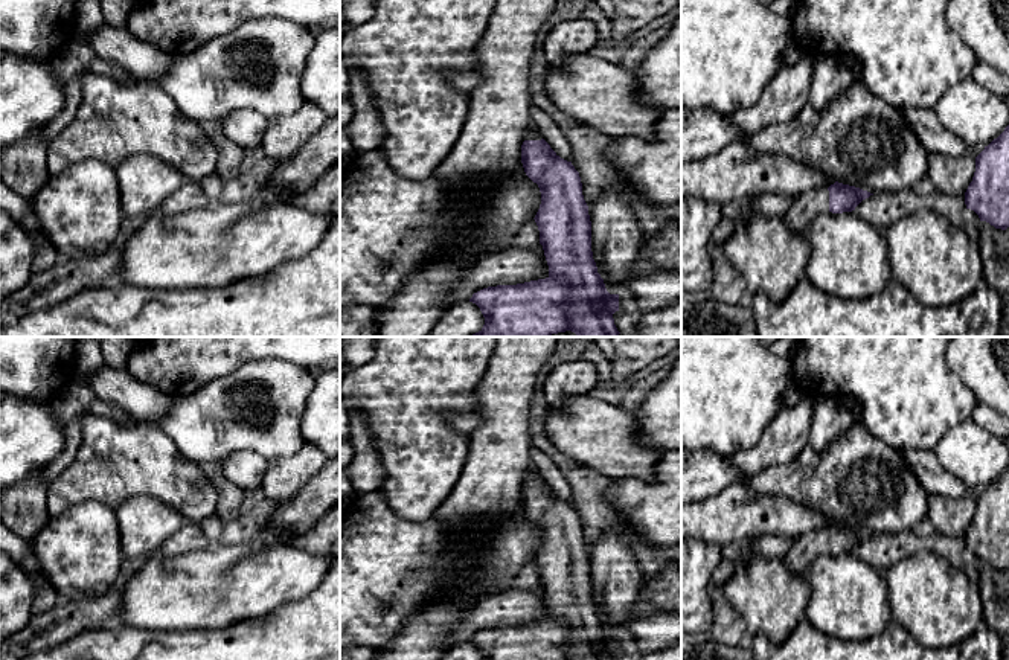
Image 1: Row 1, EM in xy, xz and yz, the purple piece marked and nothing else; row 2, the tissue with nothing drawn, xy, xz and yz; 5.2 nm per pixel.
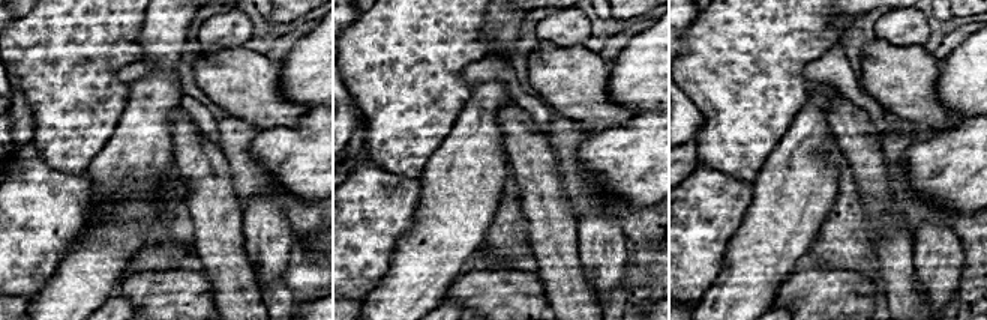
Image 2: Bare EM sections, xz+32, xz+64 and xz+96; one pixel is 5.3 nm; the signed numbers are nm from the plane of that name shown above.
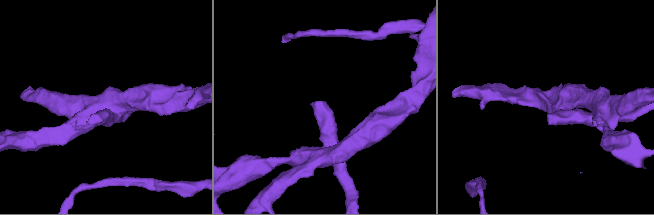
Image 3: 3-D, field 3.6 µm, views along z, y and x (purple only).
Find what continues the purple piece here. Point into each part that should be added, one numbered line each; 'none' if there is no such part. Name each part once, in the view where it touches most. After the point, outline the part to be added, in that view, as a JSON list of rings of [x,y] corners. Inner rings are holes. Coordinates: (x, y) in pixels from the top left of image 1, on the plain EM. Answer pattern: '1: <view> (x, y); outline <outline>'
1: yz (807, 547); outline [[[828,529],[809,530],[794,540],[793,546],[783,556],[786,569],[799,576],[806,576],[812,562],[820,555],[829,553]]]

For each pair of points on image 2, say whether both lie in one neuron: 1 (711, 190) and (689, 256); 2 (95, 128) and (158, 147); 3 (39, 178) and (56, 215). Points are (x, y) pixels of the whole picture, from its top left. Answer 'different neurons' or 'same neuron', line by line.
1: same neuron
2: different neurons
3: same neuron

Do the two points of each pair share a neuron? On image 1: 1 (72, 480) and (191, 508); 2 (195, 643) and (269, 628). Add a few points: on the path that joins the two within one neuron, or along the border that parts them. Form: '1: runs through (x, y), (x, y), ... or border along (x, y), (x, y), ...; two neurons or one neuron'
1: runs through (101, 480), (162, 480); one neuron
2: runs through (214, 643), (250, 643); one neuron

